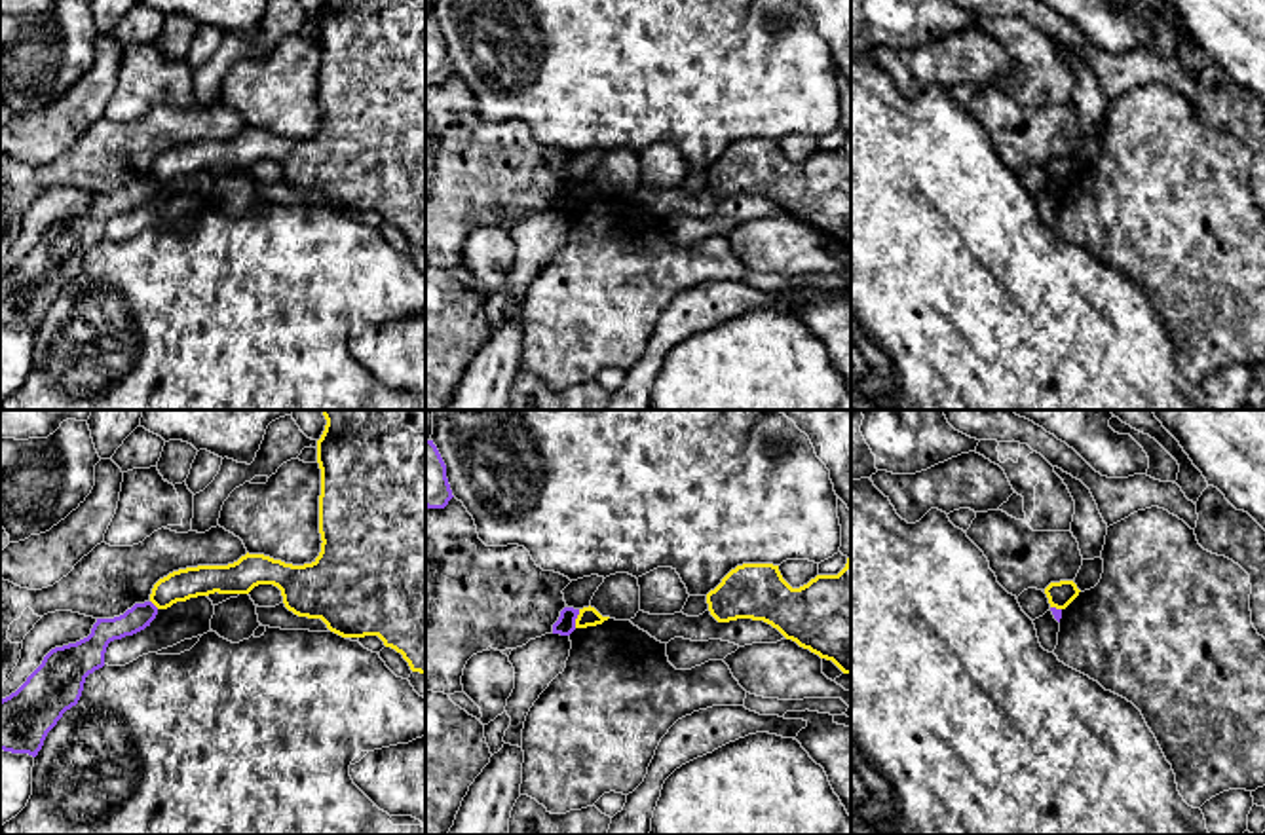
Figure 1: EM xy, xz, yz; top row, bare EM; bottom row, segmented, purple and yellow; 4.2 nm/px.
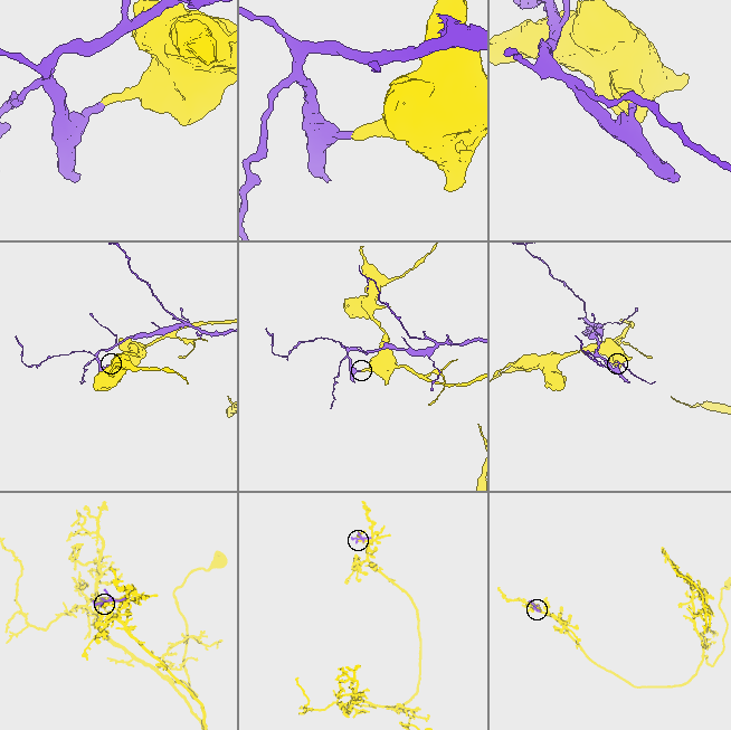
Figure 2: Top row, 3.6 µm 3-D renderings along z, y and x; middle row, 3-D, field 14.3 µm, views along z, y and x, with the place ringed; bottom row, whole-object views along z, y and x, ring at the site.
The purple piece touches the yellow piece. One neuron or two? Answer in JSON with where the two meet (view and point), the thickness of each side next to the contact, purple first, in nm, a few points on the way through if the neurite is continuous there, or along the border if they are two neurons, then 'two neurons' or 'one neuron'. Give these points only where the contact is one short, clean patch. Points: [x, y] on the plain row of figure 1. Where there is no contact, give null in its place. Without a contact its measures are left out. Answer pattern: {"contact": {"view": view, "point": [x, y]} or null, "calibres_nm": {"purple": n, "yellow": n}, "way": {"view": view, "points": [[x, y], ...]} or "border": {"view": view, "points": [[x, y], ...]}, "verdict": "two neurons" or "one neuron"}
{"contact": {"view": "xz", "point": [576, 192]}, "calibres_nm": {"purple": 80, "yellow": 80}, "border": {"view": "xz", "points": [[580, 185], [574, 202]]}, "verdict": "two neurons"}

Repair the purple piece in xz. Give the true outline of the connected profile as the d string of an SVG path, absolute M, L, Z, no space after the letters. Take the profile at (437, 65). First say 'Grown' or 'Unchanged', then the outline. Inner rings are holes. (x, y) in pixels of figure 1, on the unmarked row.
Unchanged. M425 15L425 82L444 84L452 72L446 40L433 15Z

